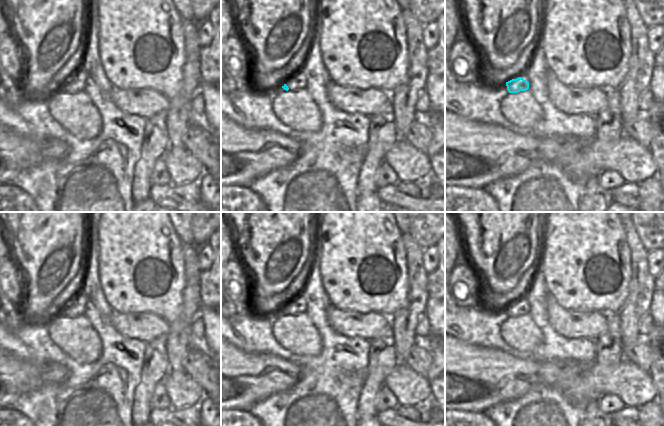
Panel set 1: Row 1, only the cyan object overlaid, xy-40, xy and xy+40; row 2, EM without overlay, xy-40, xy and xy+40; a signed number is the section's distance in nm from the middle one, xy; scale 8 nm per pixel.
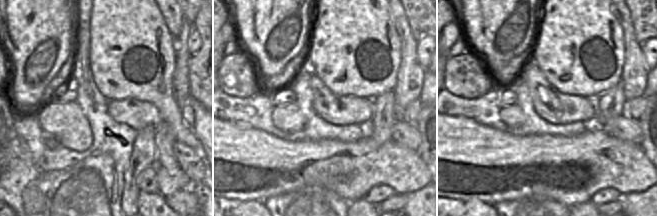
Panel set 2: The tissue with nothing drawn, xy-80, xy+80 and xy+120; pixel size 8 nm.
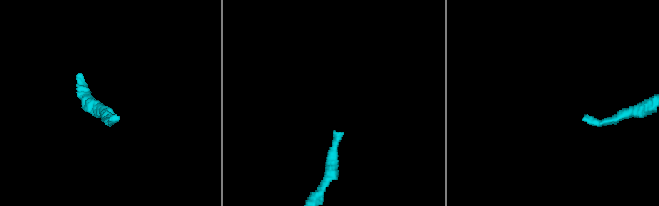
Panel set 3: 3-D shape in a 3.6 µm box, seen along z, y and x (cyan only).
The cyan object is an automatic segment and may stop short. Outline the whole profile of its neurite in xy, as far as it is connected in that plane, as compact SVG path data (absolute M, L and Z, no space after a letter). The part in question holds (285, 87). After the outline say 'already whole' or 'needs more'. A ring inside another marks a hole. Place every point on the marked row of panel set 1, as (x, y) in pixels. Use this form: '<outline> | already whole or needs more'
M299 75L298 77L290 78L282 88L286 91L296 91L298 89L305 89L307 86L307 80L303 75Z | needs more

